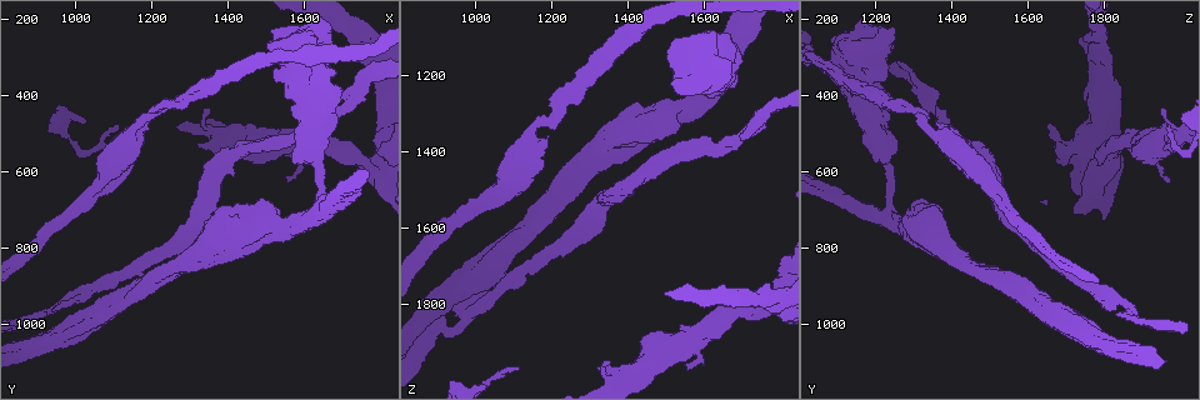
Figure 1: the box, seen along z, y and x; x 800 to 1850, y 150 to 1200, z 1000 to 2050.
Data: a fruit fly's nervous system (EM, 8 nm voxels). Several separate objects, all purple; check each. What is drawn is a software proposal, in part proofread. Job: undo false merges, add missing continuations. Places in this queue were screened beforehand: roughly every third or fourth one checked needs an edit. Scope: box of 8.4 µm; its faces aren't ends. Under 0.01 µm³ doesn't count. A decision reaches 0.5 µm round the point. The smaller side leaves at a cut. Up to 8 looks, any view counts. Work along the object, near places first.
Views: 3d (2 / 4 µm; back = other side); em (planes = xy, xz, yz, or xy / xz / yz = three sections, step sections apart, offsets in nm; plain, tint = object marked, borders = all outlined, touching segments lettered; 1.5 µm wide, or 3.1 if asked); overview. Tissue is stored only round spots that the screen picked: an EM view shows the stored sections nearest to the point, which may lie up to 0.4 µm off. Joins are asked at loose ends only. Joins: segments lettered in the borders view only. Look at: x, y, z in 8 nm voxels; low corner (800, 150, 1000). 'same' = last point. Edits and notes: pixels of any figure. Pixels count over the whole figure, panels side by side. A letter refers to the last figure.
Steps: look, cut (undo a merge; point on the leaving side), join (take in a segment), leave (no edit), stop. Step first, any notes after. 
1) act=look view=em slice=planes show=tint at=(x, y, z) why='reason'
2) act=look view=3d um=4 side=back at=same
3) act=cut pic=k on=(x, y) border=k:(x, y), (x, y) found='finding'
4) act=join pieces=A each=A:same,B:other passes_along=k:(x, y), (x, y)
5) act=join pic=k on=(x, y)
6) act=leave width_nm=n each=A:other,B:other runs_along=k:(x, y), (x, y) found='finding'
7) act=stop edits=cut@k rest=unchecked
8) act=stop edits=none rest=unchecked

act=look view=em slice=planes show=plain at=(1115, 490, 1970) why='an open end'

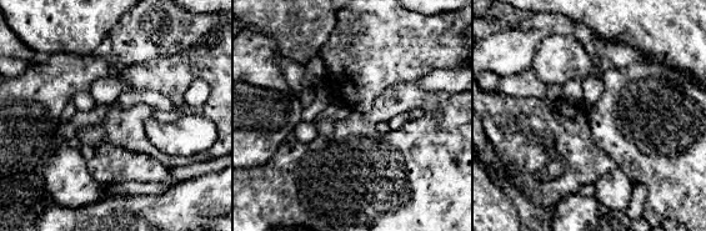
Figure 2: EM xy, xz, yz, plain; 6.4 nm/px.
act=look view=em slice=planes show=borders at=same why='what lies round it'

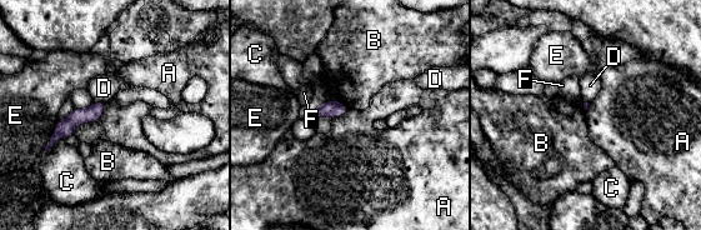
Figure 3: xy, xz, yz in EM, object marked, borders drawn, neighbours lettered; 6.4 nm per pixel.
act=leave each=A:other,B:other,C:other,D:other,E:other,F:other runs_along=3:(101, 105), (78, 116), (56, 135) found='no lettered segment goes on from it'

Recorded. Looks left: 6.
act=look view=em slice=xy step=4 show=tint at=(1550, 615, 1970) why='branch stops here'

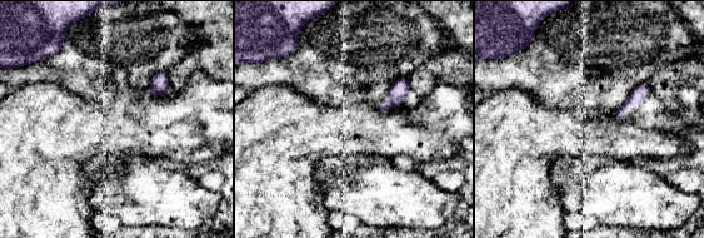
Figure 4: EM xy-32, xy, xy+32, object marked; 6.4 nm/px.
act=look view=em slice=planes show=tint at=same

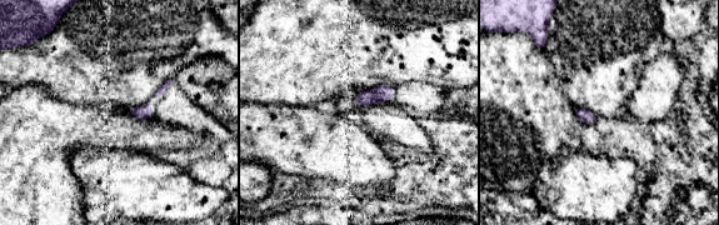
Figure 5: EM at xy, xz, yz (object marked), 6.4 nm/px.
act=look view=em slice=planes show=borders at=same

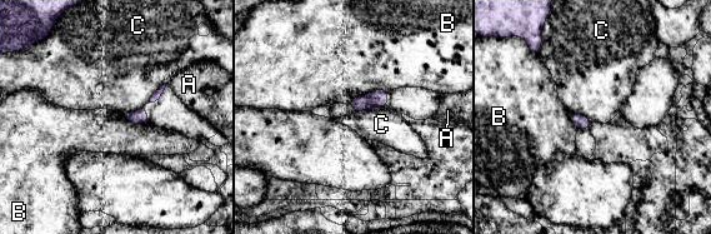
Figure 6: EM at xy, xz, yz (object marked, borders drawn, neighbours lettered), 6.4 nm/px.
act=join pieces=B each=A:other,B:same,C:other found='the neuron continues'

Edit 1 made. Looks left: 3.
act=look view=overview

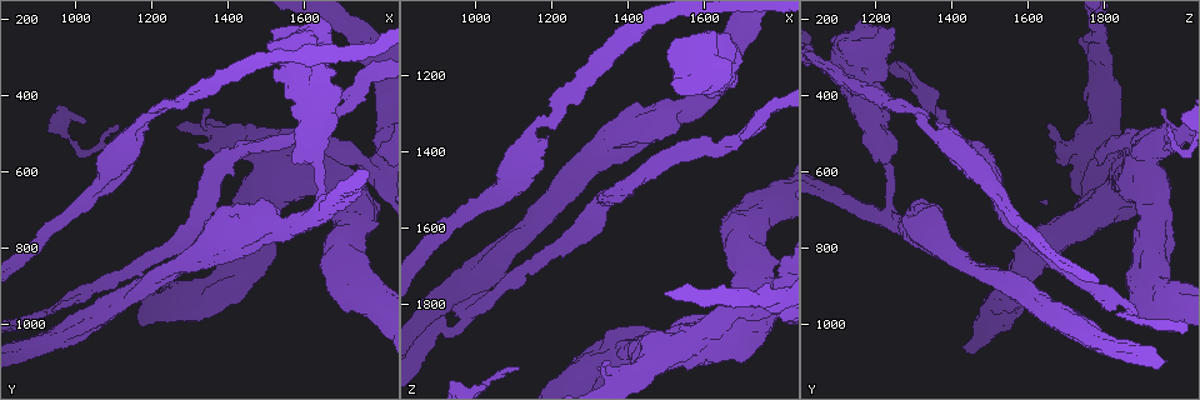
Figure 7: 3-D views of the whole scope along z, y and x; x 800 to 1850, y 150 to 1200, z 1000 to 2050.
act=look view=3d um=2 at=(1140, 510, 1375) why='thick turns thin'

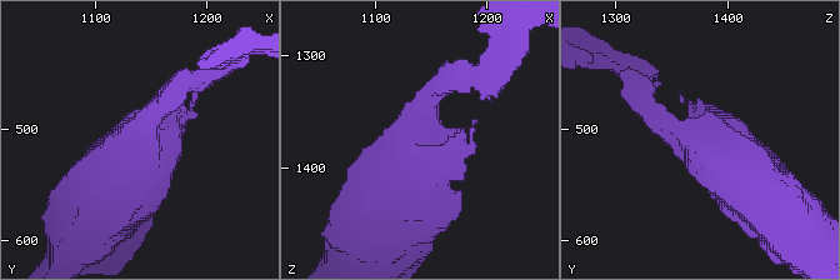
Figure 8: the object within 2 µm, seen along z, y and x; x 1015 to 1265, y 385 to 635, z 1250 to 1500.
act=look view=em slice=planes show=borders at=(1146, 508, 1372) arm_widths_nm=190,500 why='now the EM'

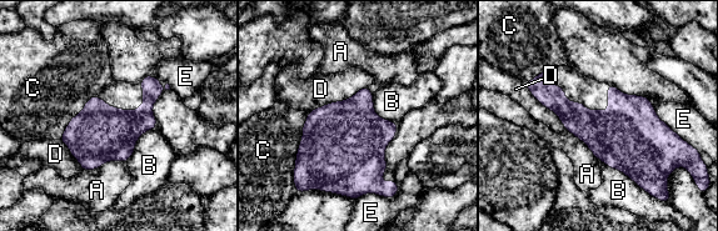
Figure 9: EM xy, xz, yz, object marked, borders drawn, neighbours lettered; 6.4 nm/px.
act=leave width_nm=340 each=A:other,B:other,C:other,D:other,E:other border=9:(597, 157), (621, 170), (647, 191) found='continuous, no second neuron'

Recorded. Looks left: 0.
act=stop edits=join@6 rest=unchecked

